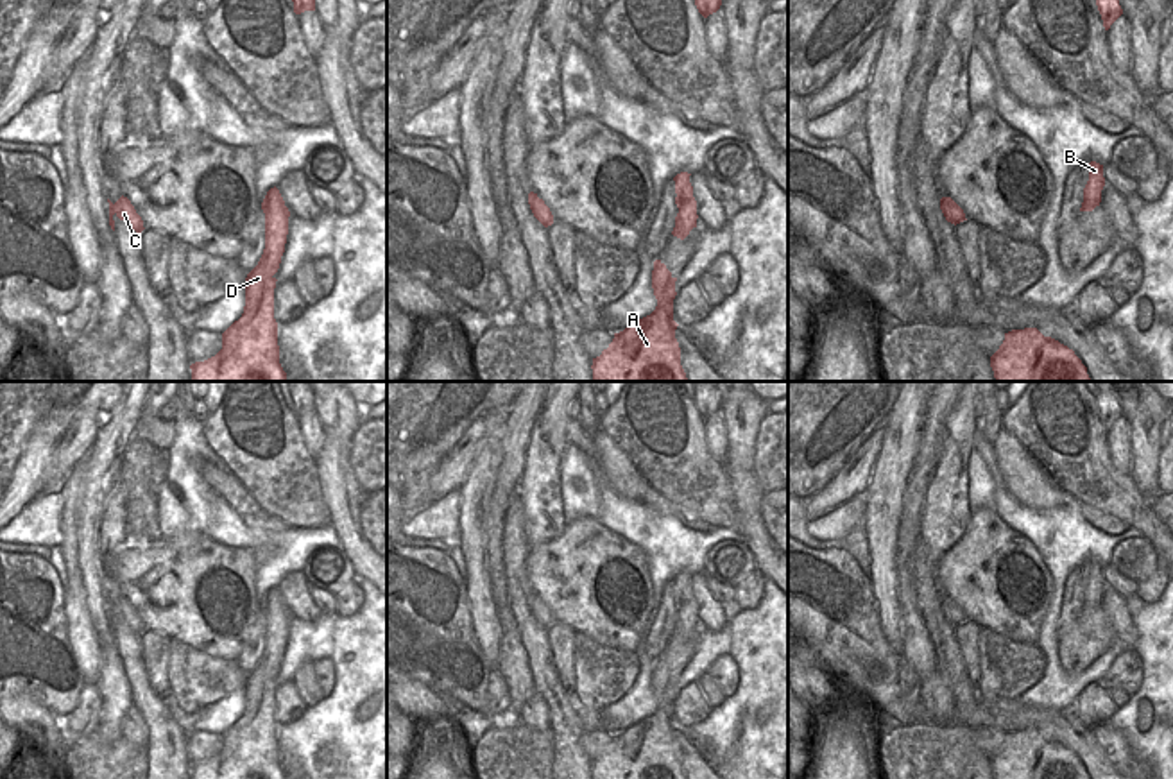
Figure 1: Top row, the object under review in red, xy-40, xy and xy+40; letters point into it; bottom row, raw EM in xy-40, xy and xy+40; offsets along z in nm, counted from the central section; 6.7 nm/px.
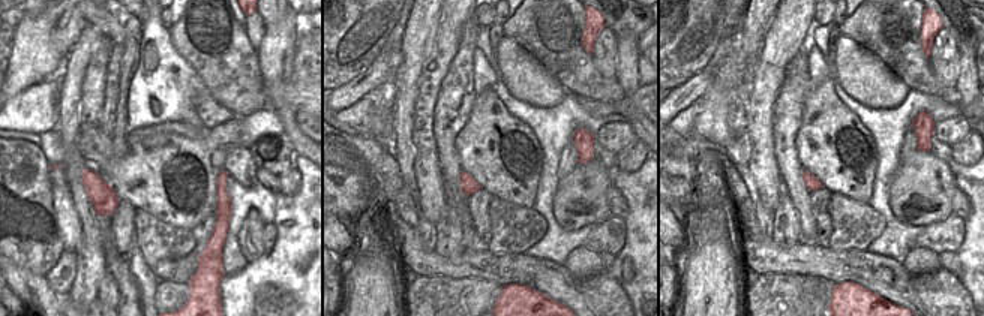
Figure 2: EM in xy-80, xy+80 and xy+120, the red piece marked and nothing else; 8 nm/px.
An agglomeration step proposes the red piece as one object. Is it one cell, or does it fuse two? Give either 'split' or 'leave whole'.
split

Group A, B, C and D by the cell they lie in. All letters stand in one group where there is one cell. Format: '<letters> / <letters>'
A C D / B

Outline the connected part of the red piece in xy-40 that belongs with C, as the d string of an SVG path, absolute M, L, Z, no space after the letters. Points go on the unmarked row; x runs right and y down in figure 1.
M122 596L115 605L109 600L107 604L109 604L109 627L113 632L115 632L113 621L115 616L136 634L141 634L145 630L141 618L136 614L134 607L127 598Z

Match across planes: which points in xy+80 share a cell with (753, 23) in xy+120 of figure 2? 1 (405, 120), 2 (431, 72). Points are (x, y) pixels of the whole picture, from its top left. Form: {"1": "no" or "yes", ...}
{"1": "yes", "2": "no"}

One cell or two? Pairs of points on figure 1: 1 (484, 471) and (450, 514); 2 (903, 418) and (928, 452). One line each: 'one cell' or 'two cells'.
1: two cells
2: two cells

